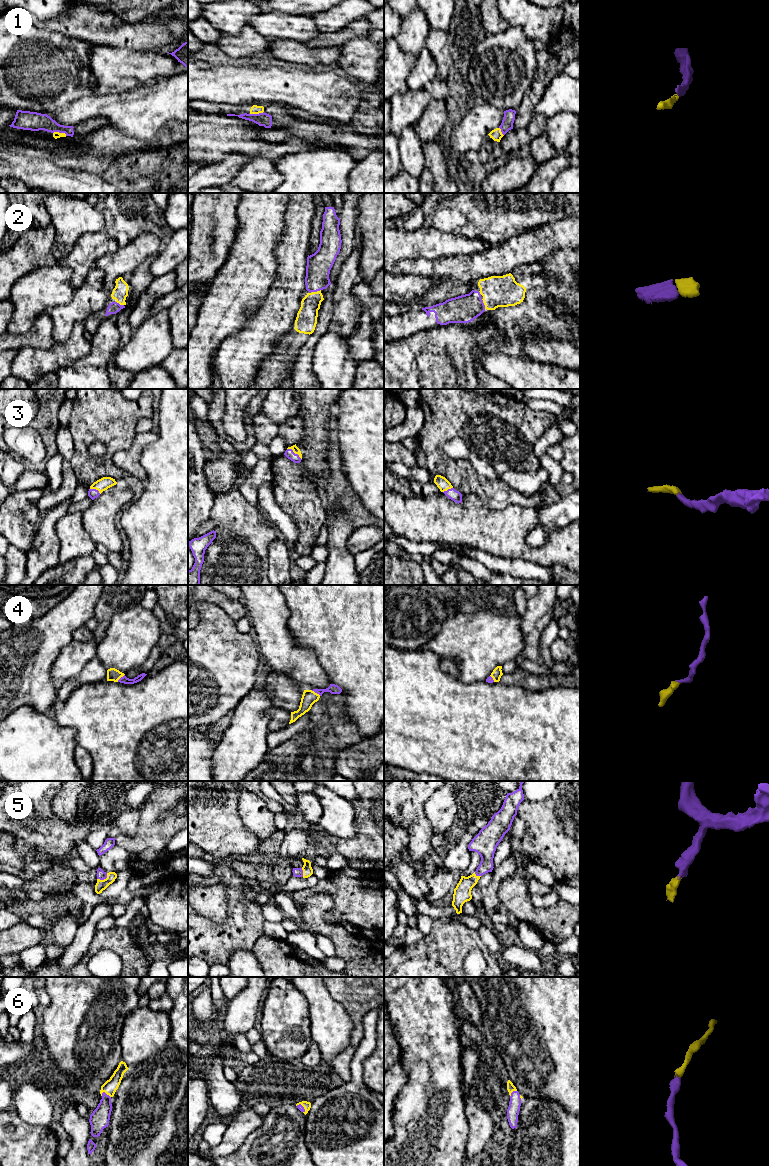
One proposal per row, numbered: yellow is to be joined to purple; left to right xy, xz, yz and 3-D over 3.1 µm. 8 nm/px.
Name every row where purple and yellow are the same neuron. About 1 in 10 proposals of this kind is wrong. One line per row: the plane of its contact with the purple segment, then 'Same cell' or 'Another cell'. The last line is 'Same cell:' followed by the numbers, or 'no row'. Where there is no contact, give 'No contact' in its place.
1: Touches purple in xy. Same cell
2: Touches purple in yz. Same cell
3: Touches purple in xz. Same cell
4: Touches purple in xz. Same cell
5: Touches purple in xy. Same cell
6: Touches purple in xy. Same cell
Same cell: 1, 2, 3, 4, 5, 6

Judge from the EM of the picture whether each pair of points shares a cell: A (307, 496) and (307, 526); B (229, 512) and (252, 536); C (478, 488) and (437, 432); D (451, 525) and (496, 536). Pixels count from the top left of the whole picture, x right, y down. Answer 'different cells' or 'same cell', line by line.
A: same cell
B: same cell
C: same cell
D: same cell

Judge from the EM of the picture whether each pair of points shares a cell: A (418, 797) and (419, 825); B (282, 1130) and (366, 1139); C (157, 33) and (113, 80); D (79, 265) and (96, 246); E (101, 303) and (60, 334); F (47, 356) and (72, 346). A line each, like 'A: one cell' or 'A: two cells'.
A: one cell
B: two cells
C: two cells
D: one cell
E: one cell
F: one cell

